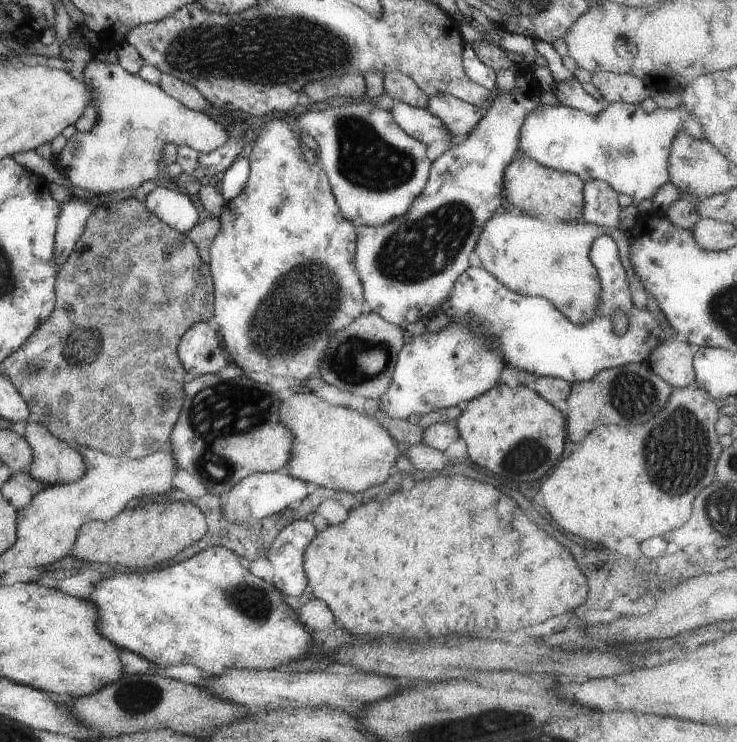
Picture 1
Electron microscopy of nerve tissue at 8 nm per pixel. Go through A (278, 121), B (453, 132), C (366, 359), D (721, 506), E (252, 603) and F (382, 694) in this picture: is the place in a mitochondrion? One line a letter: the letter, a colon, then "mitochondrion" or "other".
A: other
B: other
C: mitochondrion
D: mitochondrion
E: mitochondrion
F: other

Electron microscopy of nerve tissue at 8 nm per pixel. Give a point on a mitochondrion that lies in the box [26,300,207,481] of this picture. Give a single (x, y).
(80, 345)

